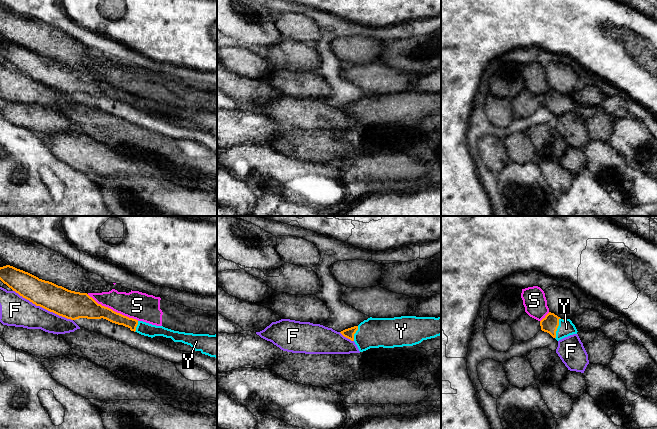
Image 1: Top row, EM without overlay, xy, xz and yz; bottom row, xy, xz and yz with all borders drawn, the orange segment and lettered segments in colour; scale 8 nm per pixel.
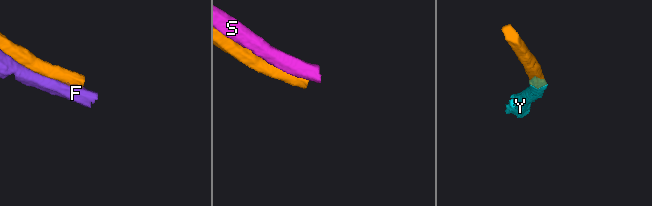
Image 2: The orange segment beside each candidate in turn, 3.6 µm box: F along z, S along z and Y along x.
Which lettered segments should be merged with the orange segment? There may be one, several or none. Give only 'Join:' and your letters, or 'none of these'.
Join: Y

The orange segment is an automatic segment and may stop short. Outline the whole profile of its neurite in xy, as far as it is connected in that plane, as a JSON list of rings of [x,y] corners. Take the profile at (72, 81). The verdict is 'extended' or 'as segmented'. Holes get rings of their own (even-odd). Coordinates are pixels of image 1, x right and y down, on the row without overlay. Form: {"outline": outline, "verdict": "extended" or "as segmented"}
{"outline": [[[10,41],[0,43],[0,56],[36,82],[67,95],[103,94],[144,112],[171,114],[174,118],[182,118],[195,127],[217,134],[217,110],[185,109],[138,97],[98,80],[87,69],[68,66]]], "verdict": "extended"}

